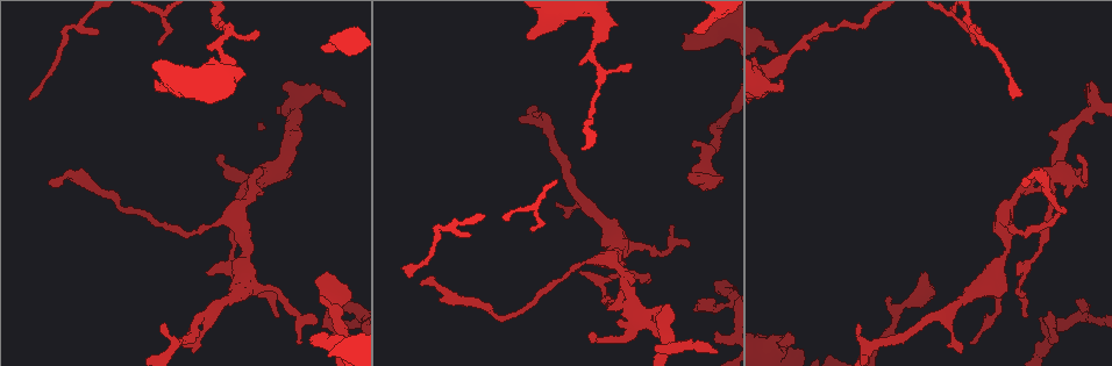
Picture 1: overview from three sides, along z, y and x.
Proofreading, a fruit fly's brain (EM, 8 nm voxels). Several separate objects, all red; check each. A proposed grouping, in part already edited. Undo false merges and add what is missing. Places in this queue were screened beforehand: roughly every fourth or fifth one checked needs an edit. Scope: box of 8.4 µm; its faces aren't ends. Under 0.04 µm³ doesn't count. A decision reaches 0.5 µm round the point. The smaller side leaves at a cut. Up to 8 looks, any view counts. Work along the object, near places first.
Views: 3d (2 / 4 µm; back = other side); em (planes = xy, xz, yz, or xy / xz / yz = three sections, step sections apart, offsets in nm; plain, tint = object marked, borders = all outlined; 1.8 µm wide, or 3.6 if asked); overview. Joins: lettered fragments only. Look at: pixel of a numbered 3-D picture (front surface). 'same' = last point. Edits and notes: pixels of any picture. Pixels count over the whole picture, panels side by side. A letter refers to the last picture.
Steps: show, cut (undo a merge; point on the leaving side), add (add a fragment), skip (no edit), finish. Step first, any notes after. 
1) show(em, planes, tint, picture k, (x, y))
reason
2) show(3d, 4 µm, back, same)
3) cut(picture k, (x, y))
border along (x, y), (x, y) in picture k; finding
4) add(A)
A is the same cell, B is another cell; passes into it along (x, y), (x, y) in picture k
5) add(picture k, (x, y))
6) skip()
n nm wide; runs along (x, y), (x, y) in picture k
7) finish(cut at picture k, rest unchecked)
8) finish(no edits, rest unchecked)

show(3d, 4 µm, picture 1, (610, 256))
a fork

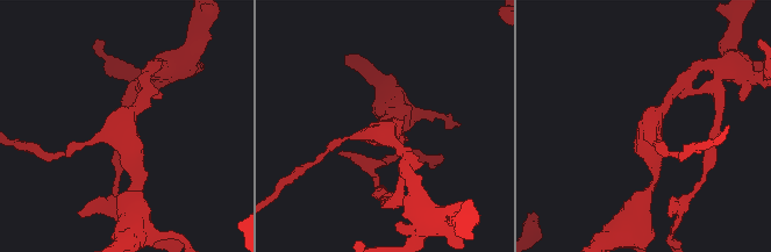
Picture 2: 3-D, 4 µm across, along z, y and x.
show(em, 3.6 µm, yz, step 16, tint, picture 2, (649, 133))
3 arms; shape alone is not enough

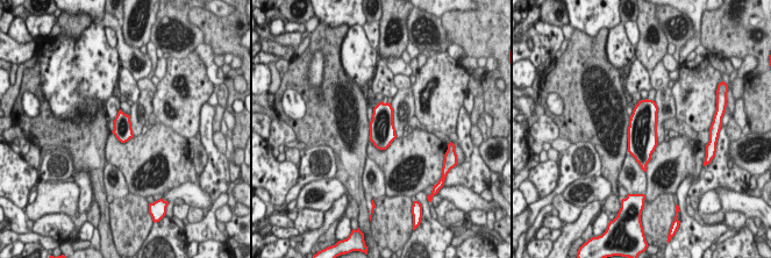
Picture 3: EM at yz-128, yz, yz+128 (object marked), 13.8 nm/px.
show(em, 3.6 µm, planes, borders, same)
another direction

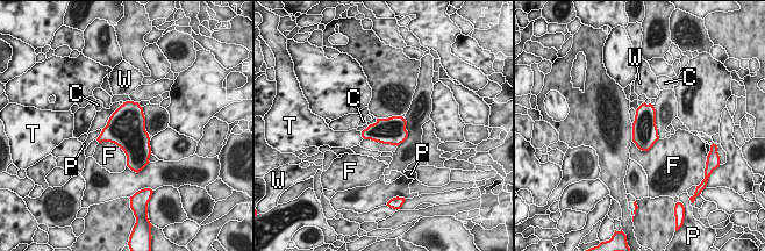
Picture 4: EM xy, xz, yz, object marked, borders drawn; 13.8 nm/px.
skip()
C, F, P, T and W are other cells; border along (99, 142), (115, 143), (127, 165) in picture 4; one cell here

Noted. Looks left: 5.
show(3d, 4 µm, picture 1, (919, 279))
stops while still wide

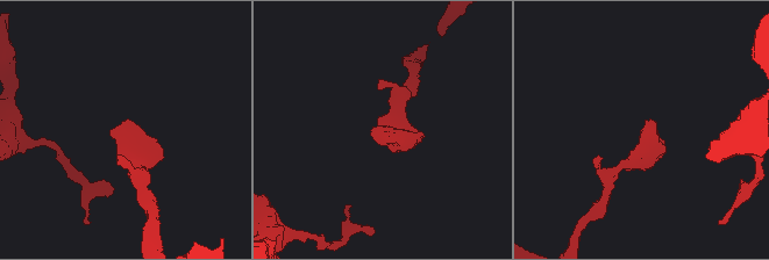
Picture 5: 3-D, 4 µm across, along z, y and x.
show(em, yz, step 16, borders, picture 5, (374, 130))

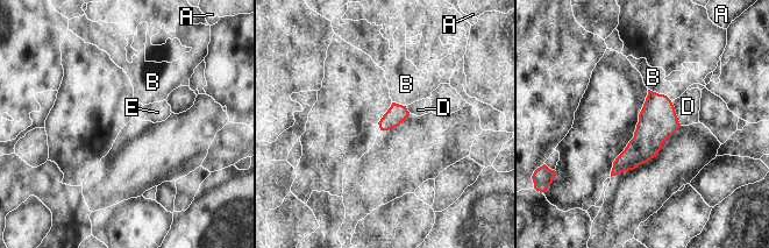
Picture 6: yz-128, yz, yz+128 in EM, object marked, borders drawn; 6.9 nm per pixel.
add(B)
D touches over 180 nm; B is the same cell, A, D and E are other cells; it goes on there

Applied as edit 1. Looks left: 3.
show(overview)
see it whole again

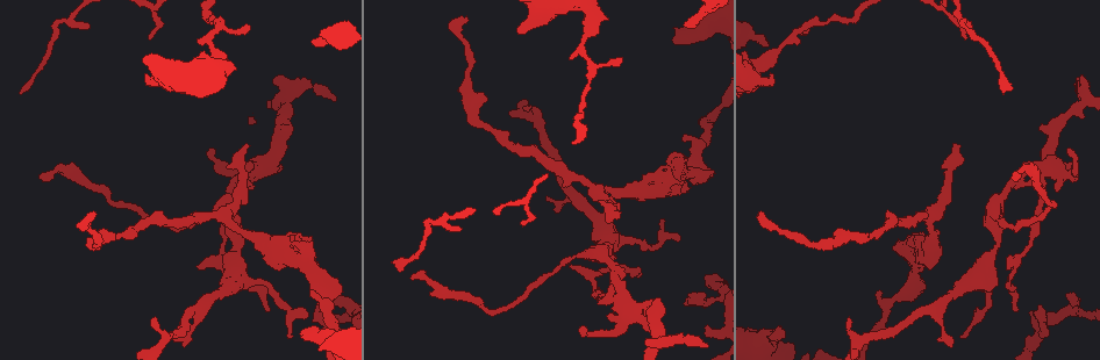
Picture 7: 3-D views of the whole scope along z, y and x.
show(em, planes, tint, picture 7, (784, 333))
an open end

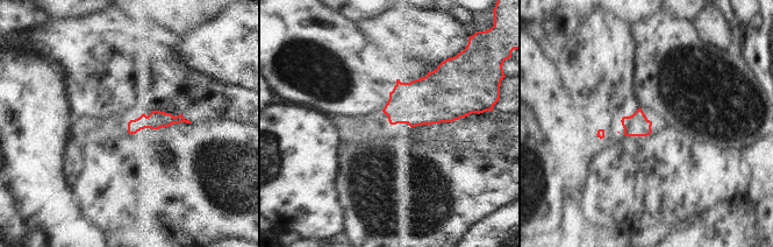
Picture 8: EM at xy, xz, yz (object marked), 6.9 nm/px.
show(em, planes, borders, same)
what lies round it

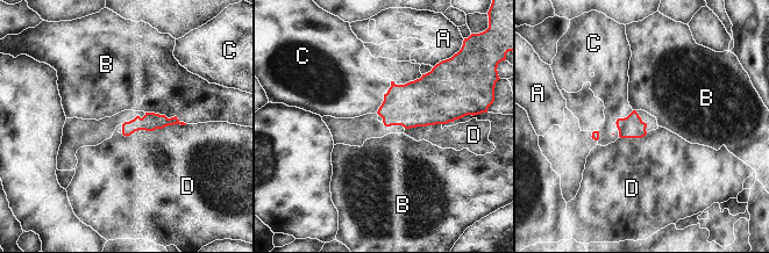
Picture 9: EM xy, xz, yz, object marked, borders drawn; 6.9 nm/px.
skip()
D touches over 460 nm; A, B, C and D are other cells; no lettered fragment goes on from it

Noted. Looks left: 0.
finish(add at picture 6, rest unchecked)

